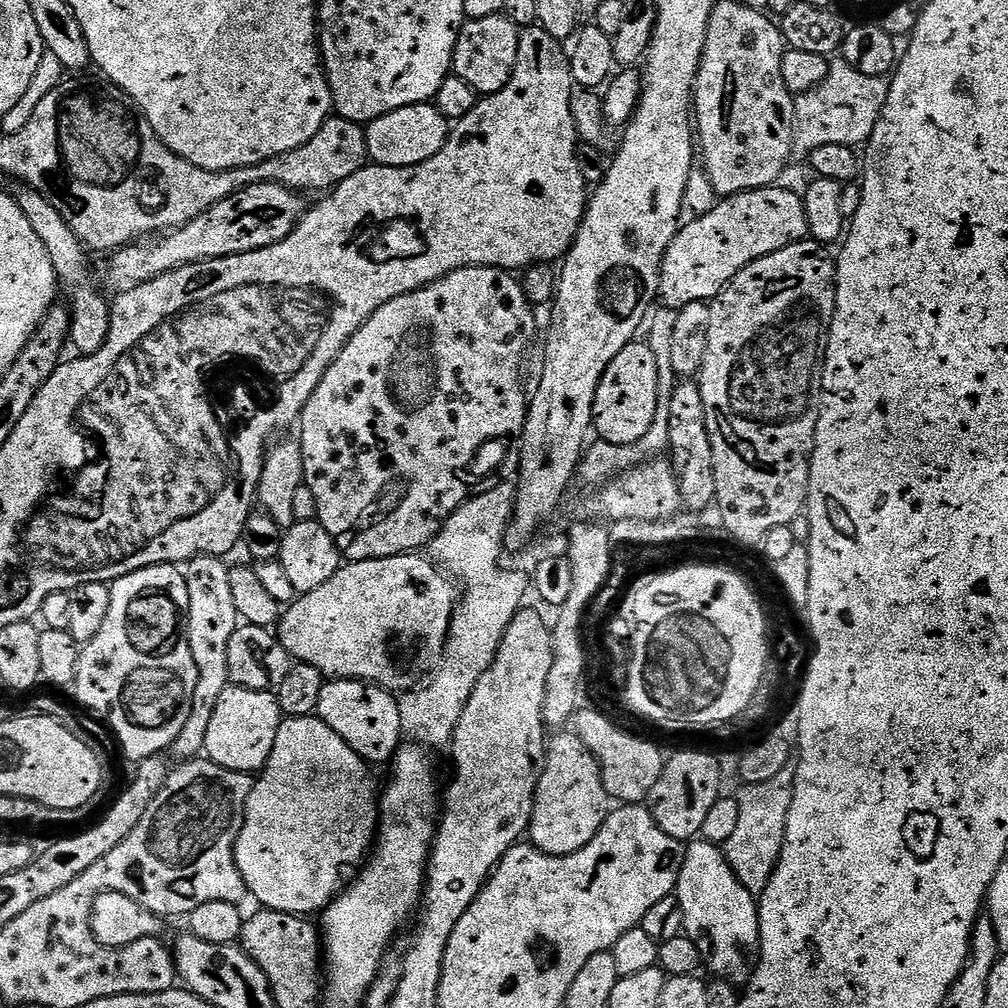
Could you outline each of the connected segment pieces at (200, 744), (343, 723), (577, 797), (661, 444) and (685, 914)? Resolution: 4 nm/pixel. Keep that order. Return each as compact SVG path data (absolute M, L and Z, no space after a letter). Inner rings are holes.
M196 556L183 569L186 590L190 590L186 631L194 666L198 666L198 686L194 686L194 702L190 702L186 726L182 726L182 734L178 734L170 749L171 755L176 755L180 762L197 759L203 753L206 729L210 727L210 718L218 706L218 698L222 698L222 690L230 687L230 638L234 638L242 619L235 610L233 592L230 591L230 568L224 563L218 556Z
M329 679L322 686L315 715L326 722L326 726L330 726L330 730L334 730L334 734L338 734L338 738L342 738L342 742L346 742L346 746L367 760L369 765L387 765L400 749L400 732L405 731L405 726L400 717L399 699L375 684L363 680Z
M560 730L547 741L544 773L536 787L527 839L551 856L574 854L598 834L610 811L610 797L600 777L600 764L572 730Z
M662 306L651 313L646 328L646 333L648 332L646 342L650 346L650 350L653 351L658 367L658 403L650 429L646 430L646 434L642 438L628 444L610 443L599 438L595 439L593 441L595 443L593 445L591 443L585 449L584 455L581 456L580 464L577 468L577 479L580 482L590 484L592 488L603 486L626 470L637 468L639 465L646 463L646 461L661 457L669 449L670 405L672 394L674 394L678 383L678 377L671 361L671 339L674 338L676 322L677 311Z
M697 838L684 849L684 861L682 862L682 874L678 874L676 900L682 906L682 918L684 919L683 935L689 936L698 946L700 958L705 969L712 971L711 975L718 980L729 980L737 986L747 985L752 977L753 961L757 959L760 950L760 923L758 922L757 897L734 874L730 862L724 856L721 845L712 844L703 838Z

